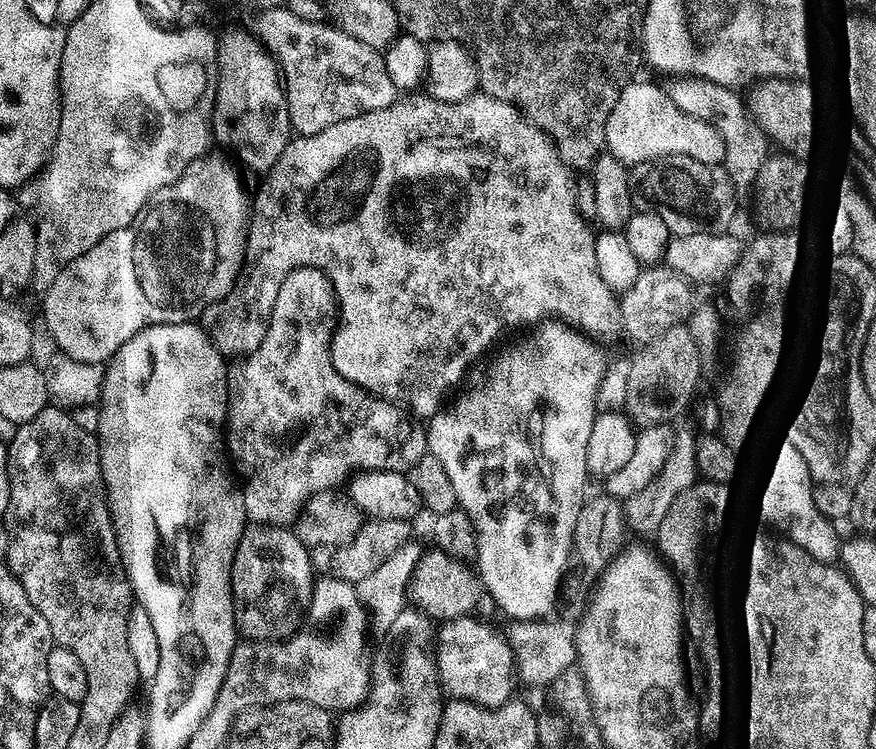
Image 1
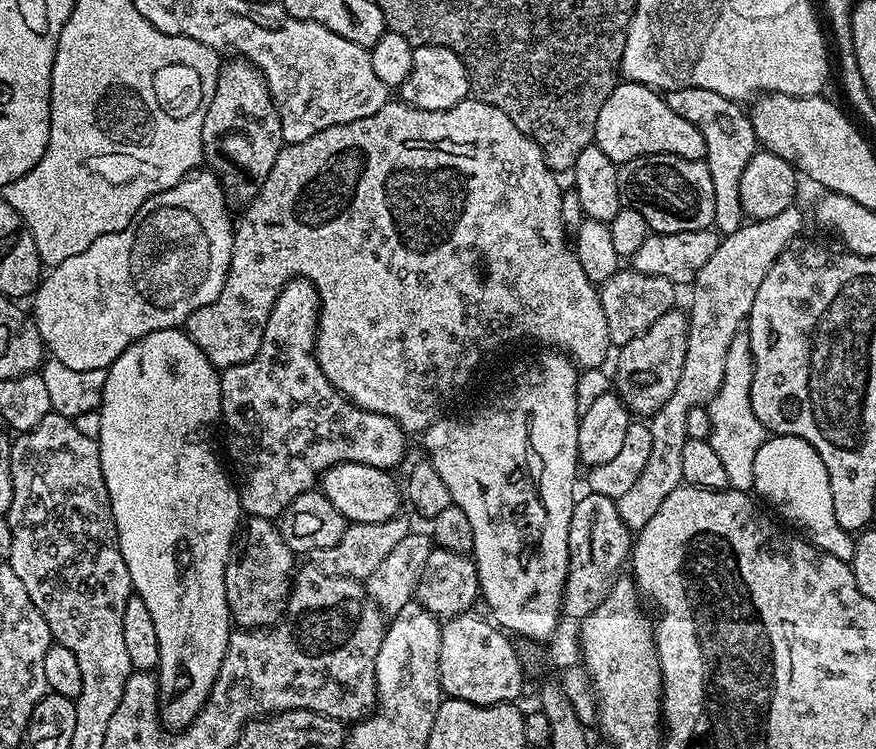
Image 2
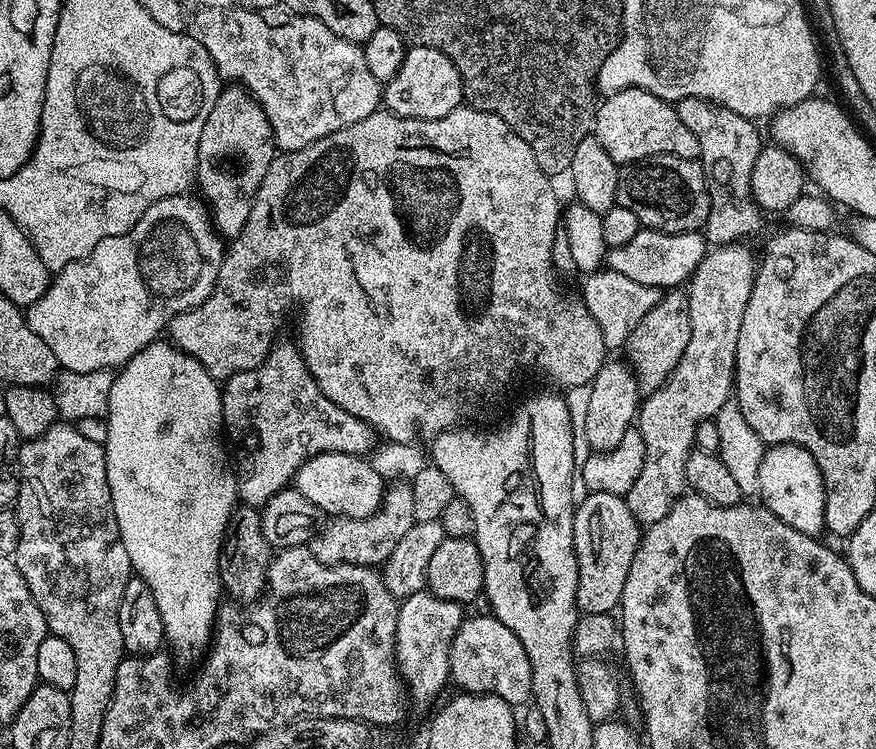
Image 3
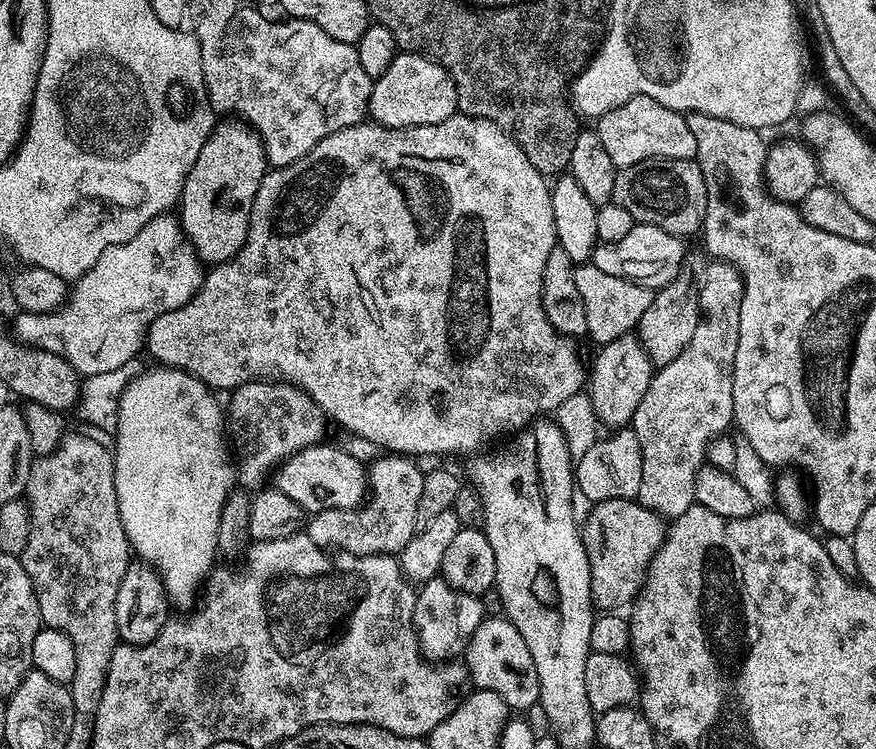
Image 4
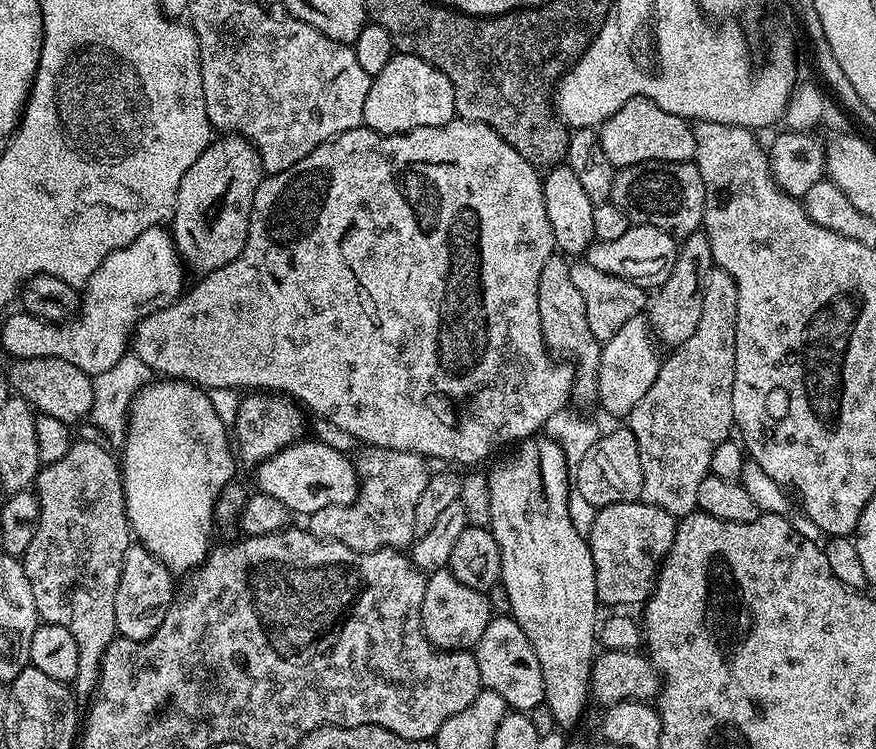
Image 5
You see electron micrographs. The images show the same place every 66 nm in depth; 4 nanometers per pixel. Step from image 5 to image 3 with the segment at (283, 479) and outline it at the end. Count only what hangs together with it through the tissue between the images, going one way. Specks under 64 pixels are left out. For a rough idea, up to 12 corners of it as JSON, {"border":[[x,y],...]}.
{"border":[[320,452],[294,487],[333,517],[366,518],[386,480],[363,455]]}

